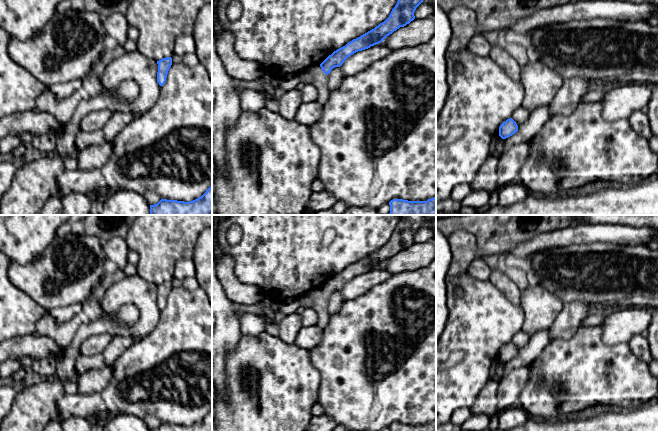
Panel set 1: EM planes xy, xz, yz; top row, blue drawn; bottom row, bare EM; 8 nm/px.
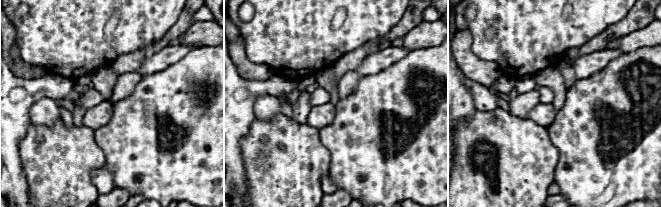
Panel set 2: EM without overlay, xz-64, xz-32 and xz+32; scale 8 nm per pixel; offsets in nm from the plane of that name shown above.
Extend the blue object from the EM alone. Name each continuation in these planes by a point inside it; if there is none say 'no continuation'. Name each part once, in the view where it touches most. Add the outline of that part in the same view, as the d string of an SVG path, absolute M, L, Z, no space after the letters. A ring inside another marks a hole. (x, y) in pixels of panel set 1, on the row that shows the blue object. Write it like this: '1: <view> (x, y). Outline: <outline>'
1: xz (314, 75). Outline: M311 66L299 74L301 85L311 84L318 91L317 102L324 106L330 96L328 88L328 75L326 75L321 67Z

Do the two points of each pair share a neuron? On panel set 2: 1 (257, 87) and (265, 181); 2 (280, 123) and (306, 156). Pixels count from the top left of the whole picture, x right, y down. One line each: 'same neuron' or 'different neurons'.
1: different neurons
2: same neuron

